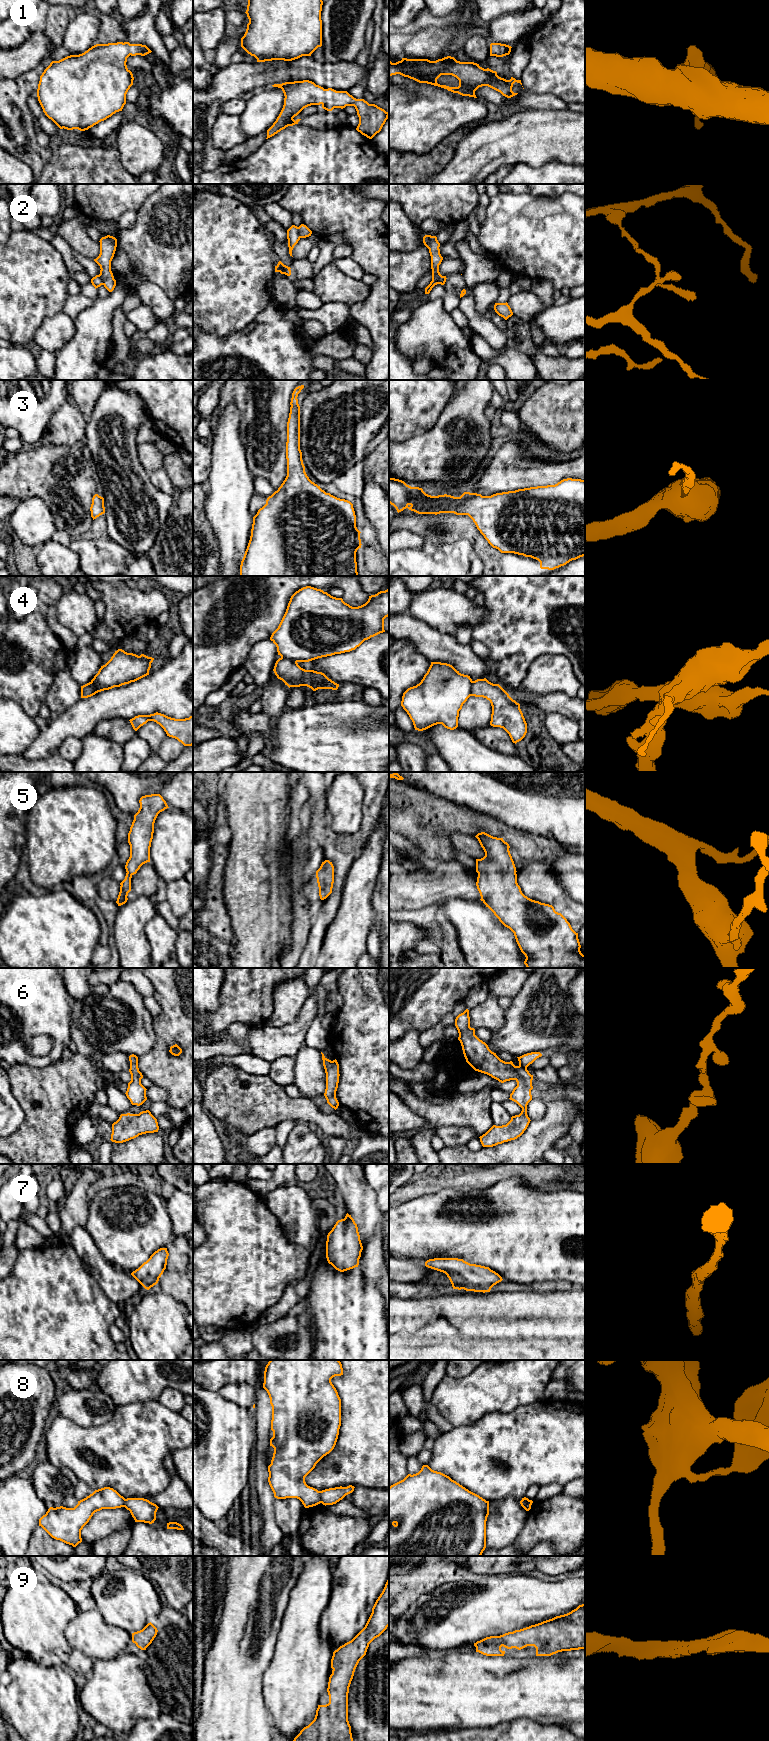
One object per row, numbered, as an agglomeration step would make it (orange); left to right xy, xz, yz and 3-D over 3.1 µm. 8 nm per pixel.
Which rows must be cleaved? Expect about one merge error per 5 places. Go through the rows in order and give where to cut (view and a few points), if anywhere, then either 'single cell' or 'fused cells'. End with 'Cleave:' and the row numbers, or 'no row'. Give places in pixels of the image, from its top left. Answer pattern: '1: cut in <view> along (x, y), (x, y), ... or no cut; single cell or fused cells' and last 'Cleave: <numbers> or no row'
1: no cut; single cell
2: cut in xz along (297, 227), (300, 237); fused cells
3: no cut; single cell
4: cut in xz along (281, 656), (288, 657), (296, 662); fused cells
5: no cut; single cell
6: no cut; single cell
7: no cut; single cell
8: cut in xz along (319, 1491), (321, 1502); fused cells
9: no cut; single cell
Cleave: 2, 4, 8

